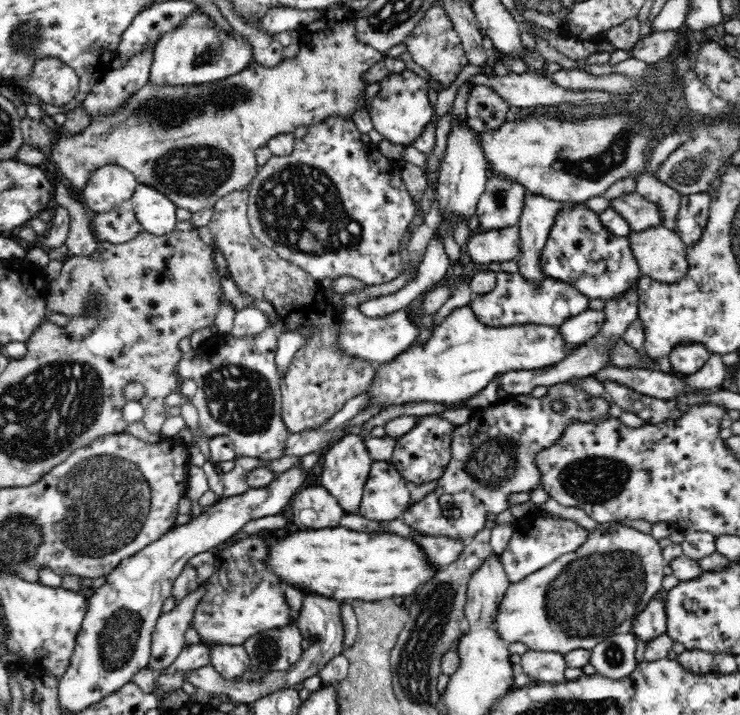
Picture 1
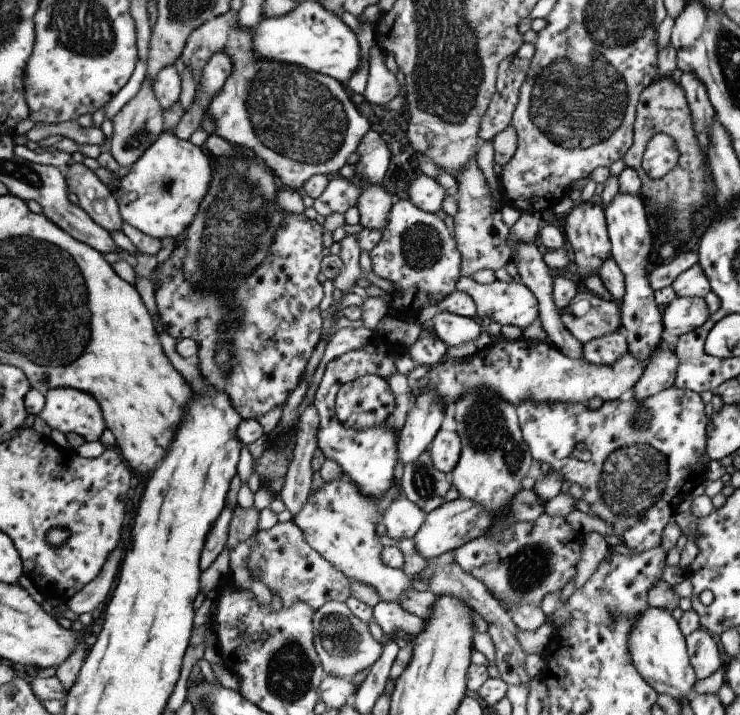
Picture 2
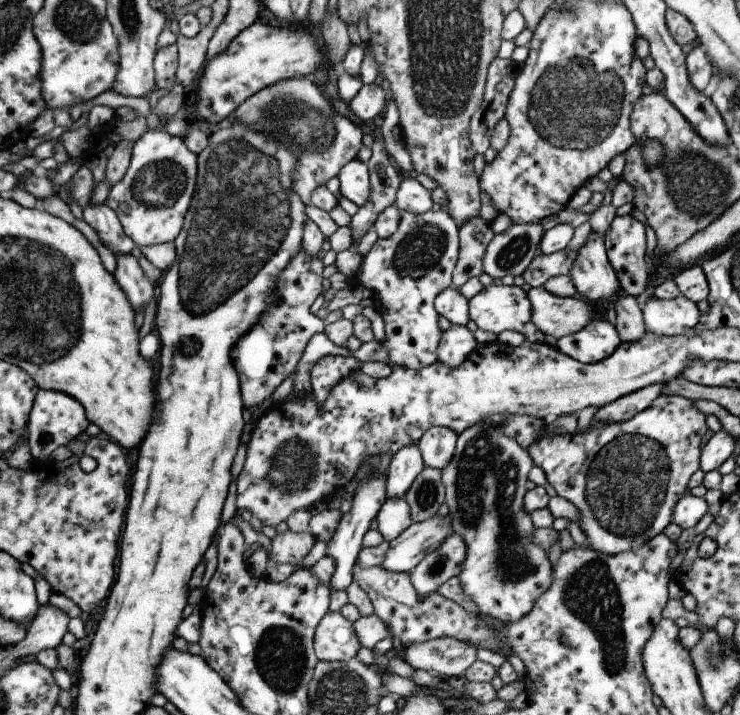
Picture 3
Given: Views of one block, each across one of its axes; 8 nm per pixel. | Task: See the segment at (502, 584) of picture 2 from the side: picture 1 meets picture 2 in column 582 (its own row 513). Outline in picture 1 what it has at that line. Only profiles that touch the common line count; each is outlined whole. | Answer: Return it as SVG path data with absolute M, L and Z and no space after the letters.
M537 511L531 516L521 519L513 529L508 546L502 554L499 554L508 581L510 584L520 582L529 574L544 568L562 555L578 550L578 547L582 546L582 542L586 542L588 532L589 530L570 520L552 517L552 515Z

